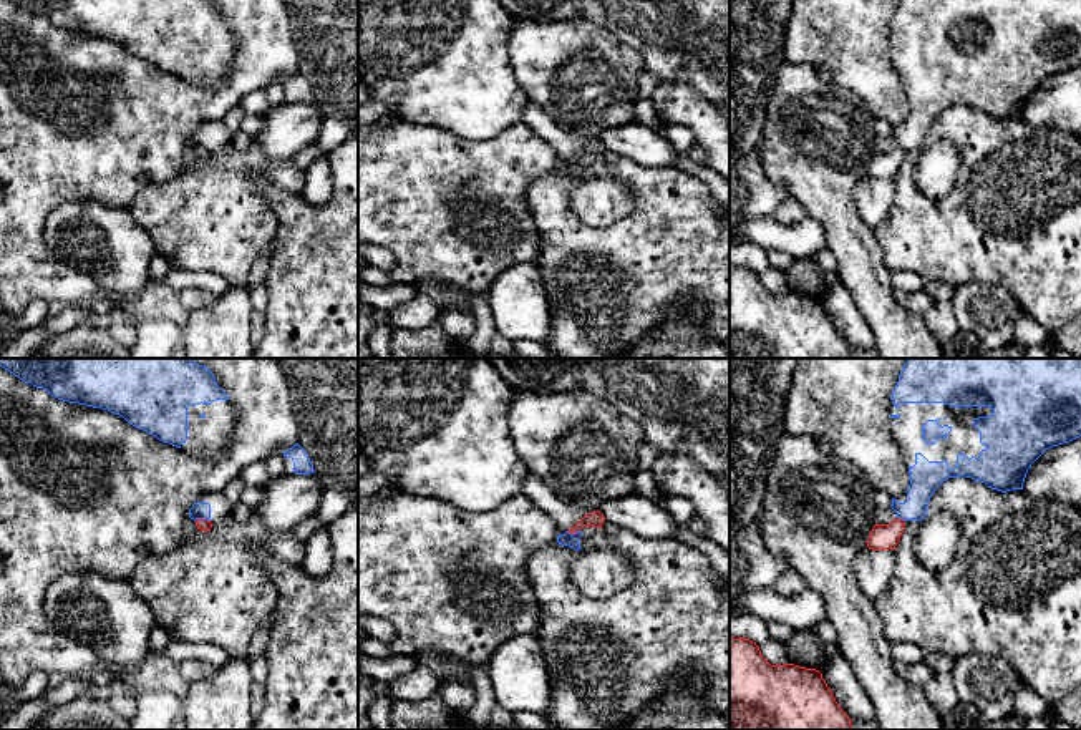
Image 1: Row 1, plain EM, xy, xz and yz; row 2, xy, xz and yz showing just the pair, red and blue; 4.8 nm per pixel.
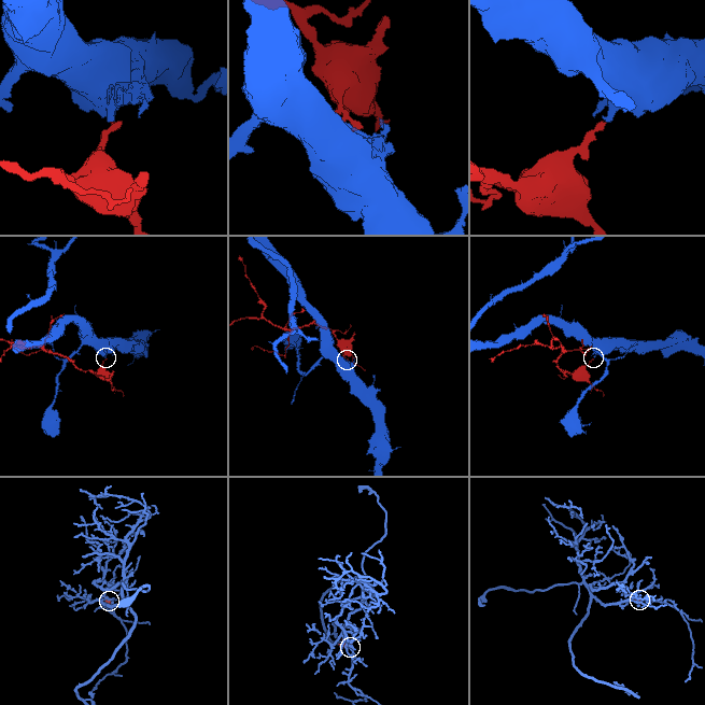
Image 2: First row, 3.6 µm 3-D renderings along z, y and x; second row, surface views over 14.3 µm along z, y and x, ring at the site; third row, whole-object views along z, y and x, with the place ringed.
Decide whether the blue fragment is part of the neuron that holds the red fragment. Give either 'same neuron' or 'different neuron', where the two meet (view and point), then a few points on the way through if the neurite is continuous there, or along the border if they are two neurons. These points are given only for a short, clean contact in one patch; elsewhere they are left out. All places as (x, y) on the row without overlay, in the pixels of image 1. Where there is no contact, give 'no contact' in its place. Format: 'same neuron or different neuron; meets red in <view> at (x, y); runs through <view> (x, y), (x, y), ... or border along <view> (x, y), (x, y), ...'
different neuron; meets red in xy at (203, 148); border along xy (194, 148), (209, 150)

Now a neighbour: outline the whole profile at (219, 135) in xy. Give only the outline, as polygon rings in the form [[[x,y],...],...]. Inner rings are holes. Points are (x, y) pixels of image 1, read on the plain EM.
[[[224,119],[206,121],[189,138],[189,146],[221,153],[229,144],[229,138],[230,133]]]

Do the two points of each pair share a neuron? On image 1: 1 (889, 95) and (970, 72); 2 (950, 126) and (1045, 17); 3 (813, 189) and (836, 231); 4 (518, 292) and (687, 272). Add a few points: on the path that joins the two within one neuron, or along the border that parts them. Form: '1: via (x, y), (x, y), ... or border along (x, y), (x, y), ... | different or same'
1: border along (889, 53), (909, 105), (909, 115), (896, 126) | different
2: border along (932, 121), (960, 105), (1005, 121) | different
3: via (823, 199), (836, 213), (836, 221) | same
4: border along (534, 261), (544, 287), (551, 327) | different

